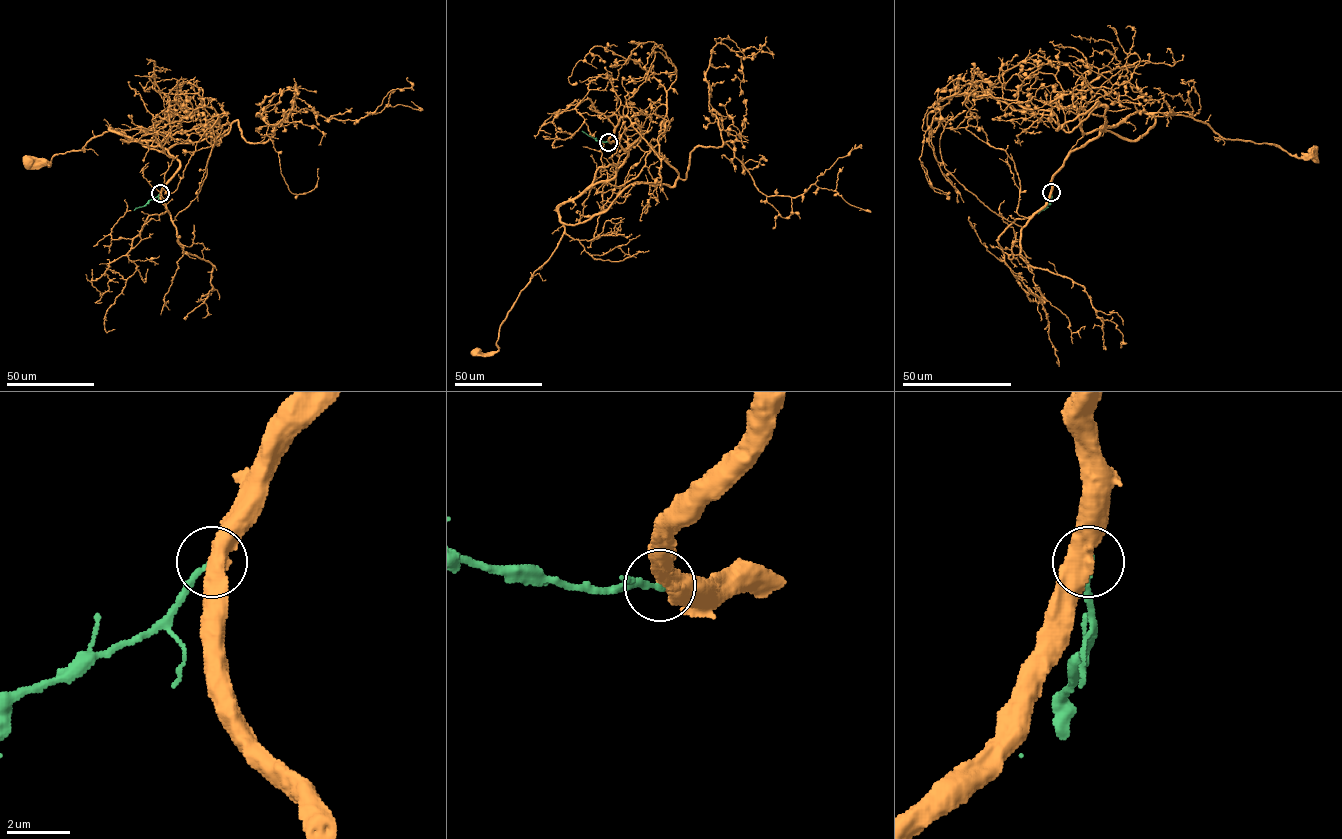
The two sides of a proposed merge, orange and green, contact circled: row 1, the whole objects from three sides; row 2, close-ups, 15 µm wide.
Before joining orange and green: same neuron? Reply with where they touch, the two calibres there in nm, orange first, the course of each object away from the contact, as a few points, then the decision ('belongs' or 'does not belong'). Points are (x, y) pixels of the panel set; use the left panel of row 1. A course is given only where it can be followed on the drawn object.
at (160, 193); 550 nm thick on the orange side, 200 nm on the other; orange runs (160, 193), (179, 162), (154, 141), (116, 129), (81, 150), (55, 154), (48, 165), (27, 162); green runs (160, 193), (134, 210); does not belong

